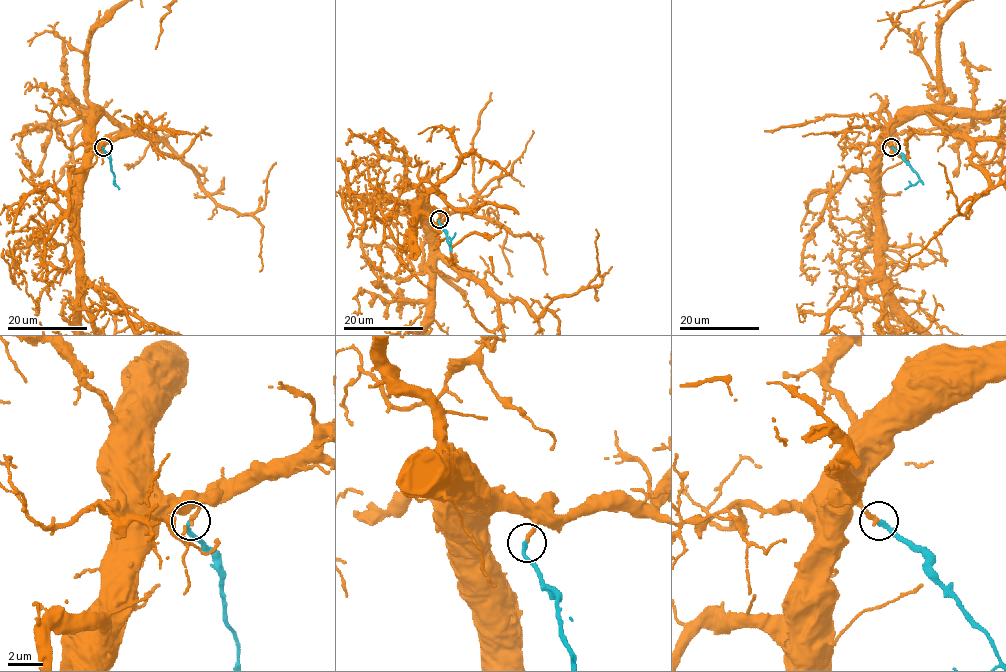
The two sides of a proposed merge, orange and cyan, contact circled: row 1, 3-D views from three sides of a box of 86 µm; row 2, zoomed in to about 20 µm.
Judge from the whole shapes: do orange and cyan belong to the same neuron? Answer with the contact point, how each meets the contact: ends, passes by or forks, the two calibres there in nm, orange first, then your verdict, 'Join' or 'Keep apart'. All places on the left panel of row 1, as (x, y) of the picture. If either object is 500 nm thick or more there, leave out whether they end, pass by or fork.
Place: (103, 147). At the ring orange ends. At the ring cyan ends. Thickness 280 nm (orange) against 240 nm. Join

